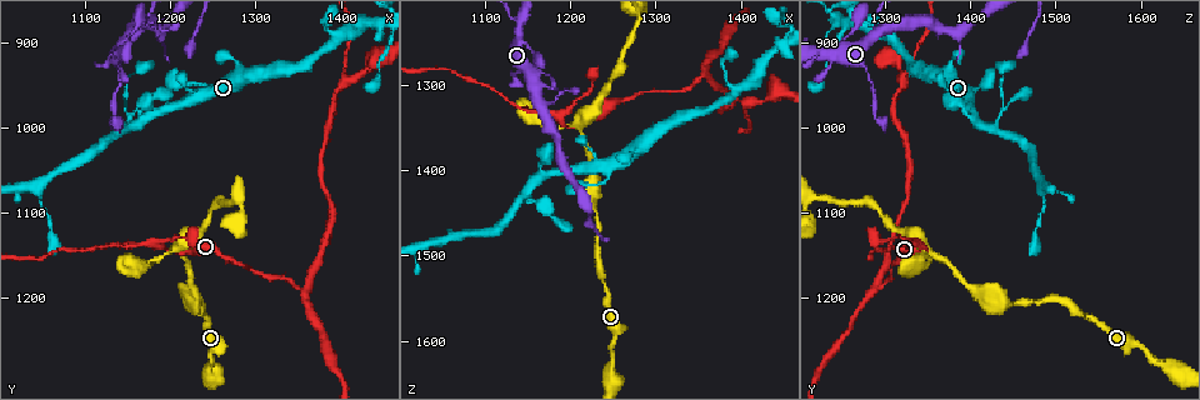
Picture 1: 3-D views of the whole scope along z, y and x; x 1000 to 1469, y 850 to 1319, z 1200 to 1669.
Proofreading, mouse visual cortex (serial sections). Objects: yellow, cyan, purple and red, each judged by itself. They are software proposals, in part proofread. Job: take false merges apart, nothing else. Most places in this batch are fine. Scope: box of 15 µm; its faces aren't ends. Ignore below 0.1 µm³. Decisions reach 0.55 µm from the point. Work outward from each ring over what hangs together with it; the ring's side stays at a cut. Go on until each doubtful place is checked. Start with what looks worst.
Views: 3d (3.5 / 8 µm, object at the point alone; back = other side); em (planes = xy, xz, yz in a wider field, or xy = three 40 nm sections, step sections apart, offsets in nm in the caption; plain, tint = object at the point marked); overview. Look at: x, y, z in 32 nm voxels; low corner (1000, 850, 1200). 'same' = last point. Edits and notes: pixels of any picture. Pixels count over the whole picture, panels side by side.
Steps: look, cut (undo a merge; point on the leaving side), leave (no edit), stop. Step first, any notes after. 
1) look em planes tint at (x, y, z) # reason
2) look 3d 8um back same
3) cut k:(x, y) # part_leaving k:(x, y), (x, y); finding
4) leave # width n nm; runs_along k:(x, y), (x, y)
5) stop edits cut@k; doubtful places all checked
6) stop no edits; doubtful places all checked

look 3d 3.5um back at (1355, 1190, 1285) # three arms meet

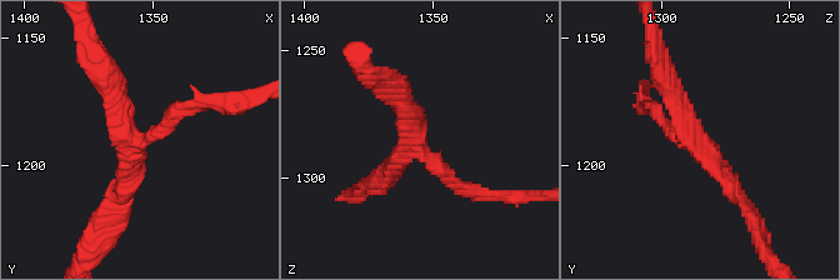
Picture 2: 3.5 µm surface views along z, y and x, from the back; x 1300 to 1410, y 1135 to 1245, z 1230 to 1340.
look em planes tint at (1356, 1191, 1288) # arms 3; arm_widths 200, 250, 250 nm

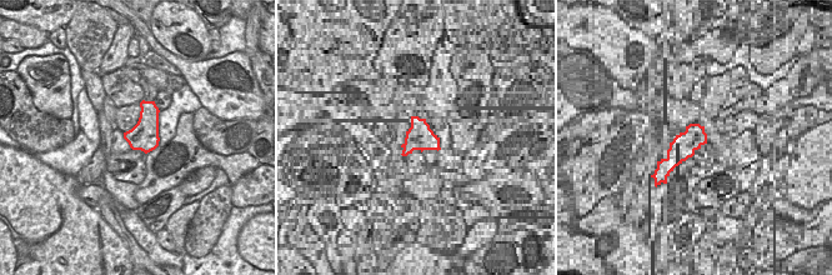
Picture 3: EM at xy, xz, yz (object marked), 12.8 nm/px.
look em xy step 1 tint same

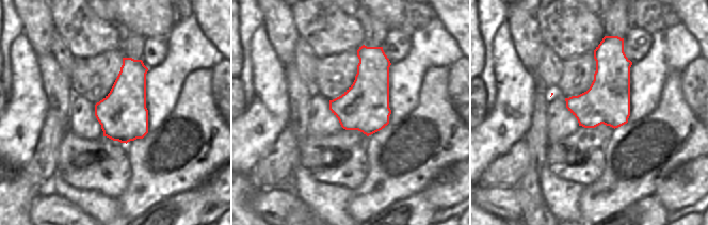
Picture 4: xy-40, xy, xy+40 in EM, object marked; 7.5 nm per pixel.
leave # width 360 nm; runs_along 2:(190, 104), (136, 143), (105, 74); continuous, no second cell

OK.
look 3d 8um at (1405, 945, 1325) # a fork

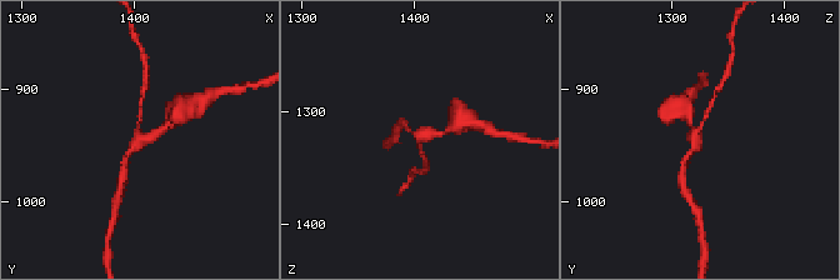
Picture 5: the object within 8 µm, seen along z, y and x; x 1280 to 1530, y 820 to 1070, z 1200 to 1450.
look 3d 3.5um at (1404, 948, 1324) # zoom in

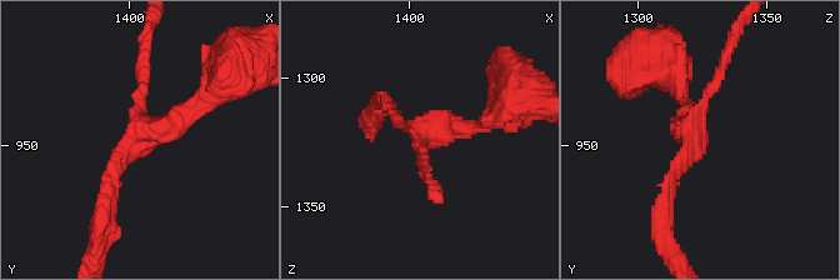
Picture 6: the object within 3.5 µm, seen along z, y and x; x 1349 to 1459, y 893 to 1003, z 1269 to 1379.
look em xy step 3 tint at (1405, 948, 1322) # arms 3; arm_widths 150, 150, 200 nm

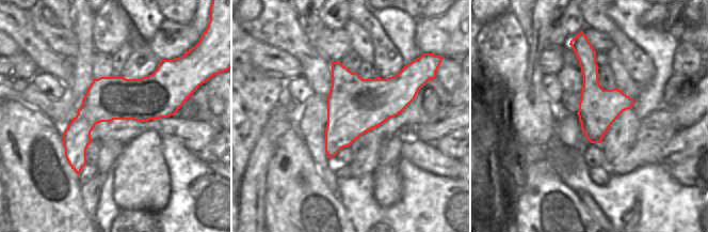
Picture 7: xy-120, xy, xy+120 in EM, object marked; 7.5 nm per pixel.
leave # runs_along 7:(178, 98), (111, 98), (71, 163); all the same cell

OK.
look 3d 3.5um at (1190, 1140, 1345) # abrupt turn

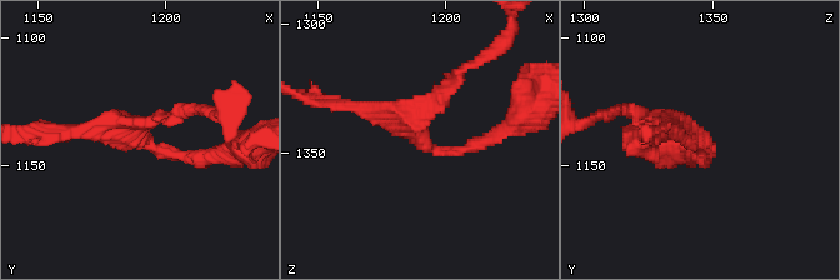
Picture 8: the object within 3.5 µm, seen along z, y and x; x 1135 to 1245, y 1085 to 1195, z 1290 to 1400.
look em xy step 5 tint at (1189, 1139, 1343) # need the tissue

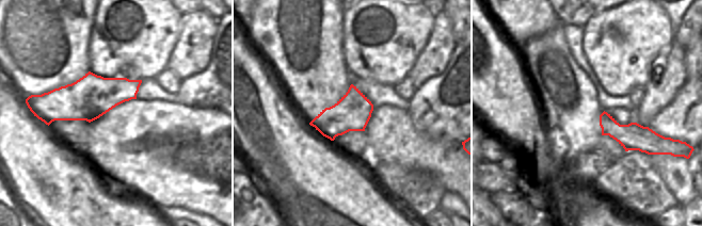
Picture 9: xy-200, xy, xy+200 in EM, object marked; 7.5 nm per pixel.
leave # arms 3; runs_along 8:(488, 138), (438, 150), (346, 103); continuous, no second cell

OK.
look 3d 3.5um at (1145, 975, 1440) # a narrow waist

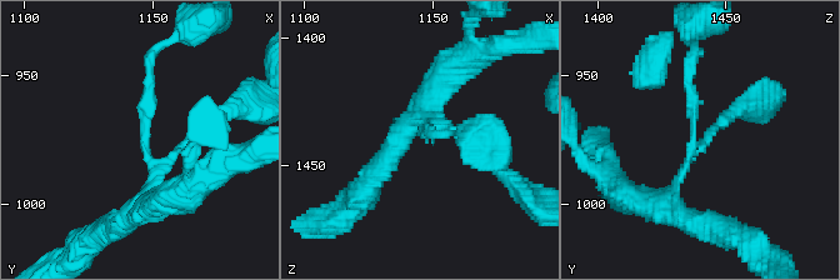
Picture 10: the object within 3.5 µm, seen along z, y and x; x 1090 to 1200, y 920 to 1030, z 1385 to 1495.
leave # runs_along 10:(660, 205), (695, 148), (695, 48); one cell here

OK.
stop no edits; doubtful places all checked

